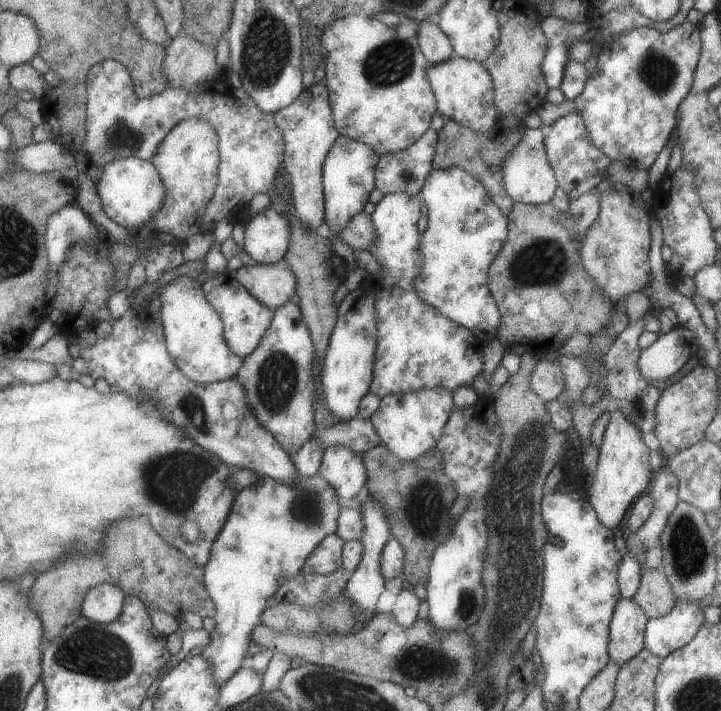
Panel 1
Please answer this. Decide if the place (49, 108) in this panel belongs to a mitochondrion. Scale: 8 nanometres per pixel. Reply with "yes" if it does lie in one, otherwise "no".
no

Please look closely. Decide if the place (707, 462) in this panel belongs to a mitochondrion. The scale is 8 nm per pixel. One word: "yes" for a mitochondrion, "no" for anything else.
no

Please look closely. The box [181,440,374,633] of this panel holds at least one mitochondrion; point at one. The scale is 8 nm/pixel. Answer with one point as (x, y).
(307, 508)

